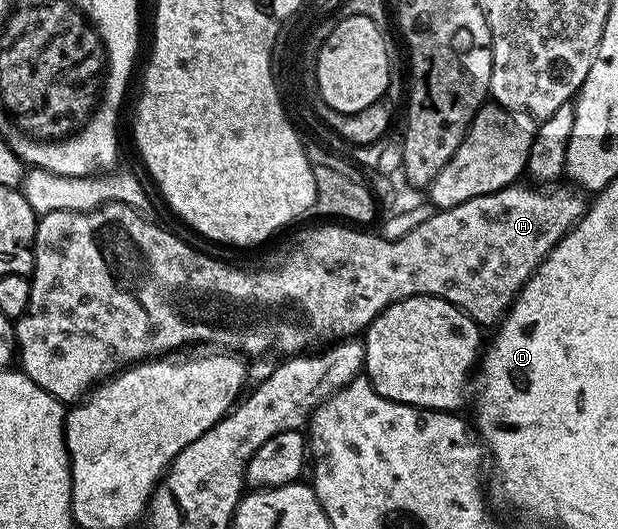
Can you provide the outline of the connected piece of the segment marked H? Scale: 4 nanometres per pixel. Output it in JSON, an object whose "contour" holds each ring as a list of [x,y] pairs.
{"contour":[[[514,184],[505,186],[495,192],[487,192],[487,196],[475,196],[467,199],[463,204],[455,204],[455,208],[437,210],[430,213],[423,224],[419,224],[407,236],[399,240],[387,240],[380,233],[364,234],[364,229],[354,228],[349,224],[325,224],[322,230],[317,230],[282,266],[274,270],[240,270],[237,266],[228,266],[209,254],[200,254],[193,246],[188,246],[177,234],[156,226],[149,218],[144,218],[138,207],[128,206],[123,200],[114,200],[100,206],[98,210],[52,210],[40,215],[37,220],[35,232],[35,260],[33,272],[29,278],[31,288],[31,300],[23,312],[23,316],[16,319],[17,331],[16,357],[21,358],[19,369],[26,374],[43,392],[51,392],[66,404],[76,404],[92,391],[93,387],[113,377],[114,374],[146,360],[152,360],[158,356],[169,356],[180,346],[193,346],[196,342],[206,342],[206,347],[220,348],[225,352],[236,352],[241,356],[256,356],[258,354],[276,351],[281,356],[292,356],[302,352],[312,351],[322,344],[332,343],[334,340],[349,340],[360,335],[391,304],[399,300],[407,300],[411,296],[431,296],[447,300],[455,308],[463,311],[468,318],[473,319],[482,328],[493,328],[504,318],[509,307],[517,298],[517,293],[523,288],[523,284],[535,271],[541,267],[543,260],[563,240],[563,236],[575,225],[587,209],[586,199],[580,189],[569,184],[549,184],[544,188],[536,185],[521,186]]]}

